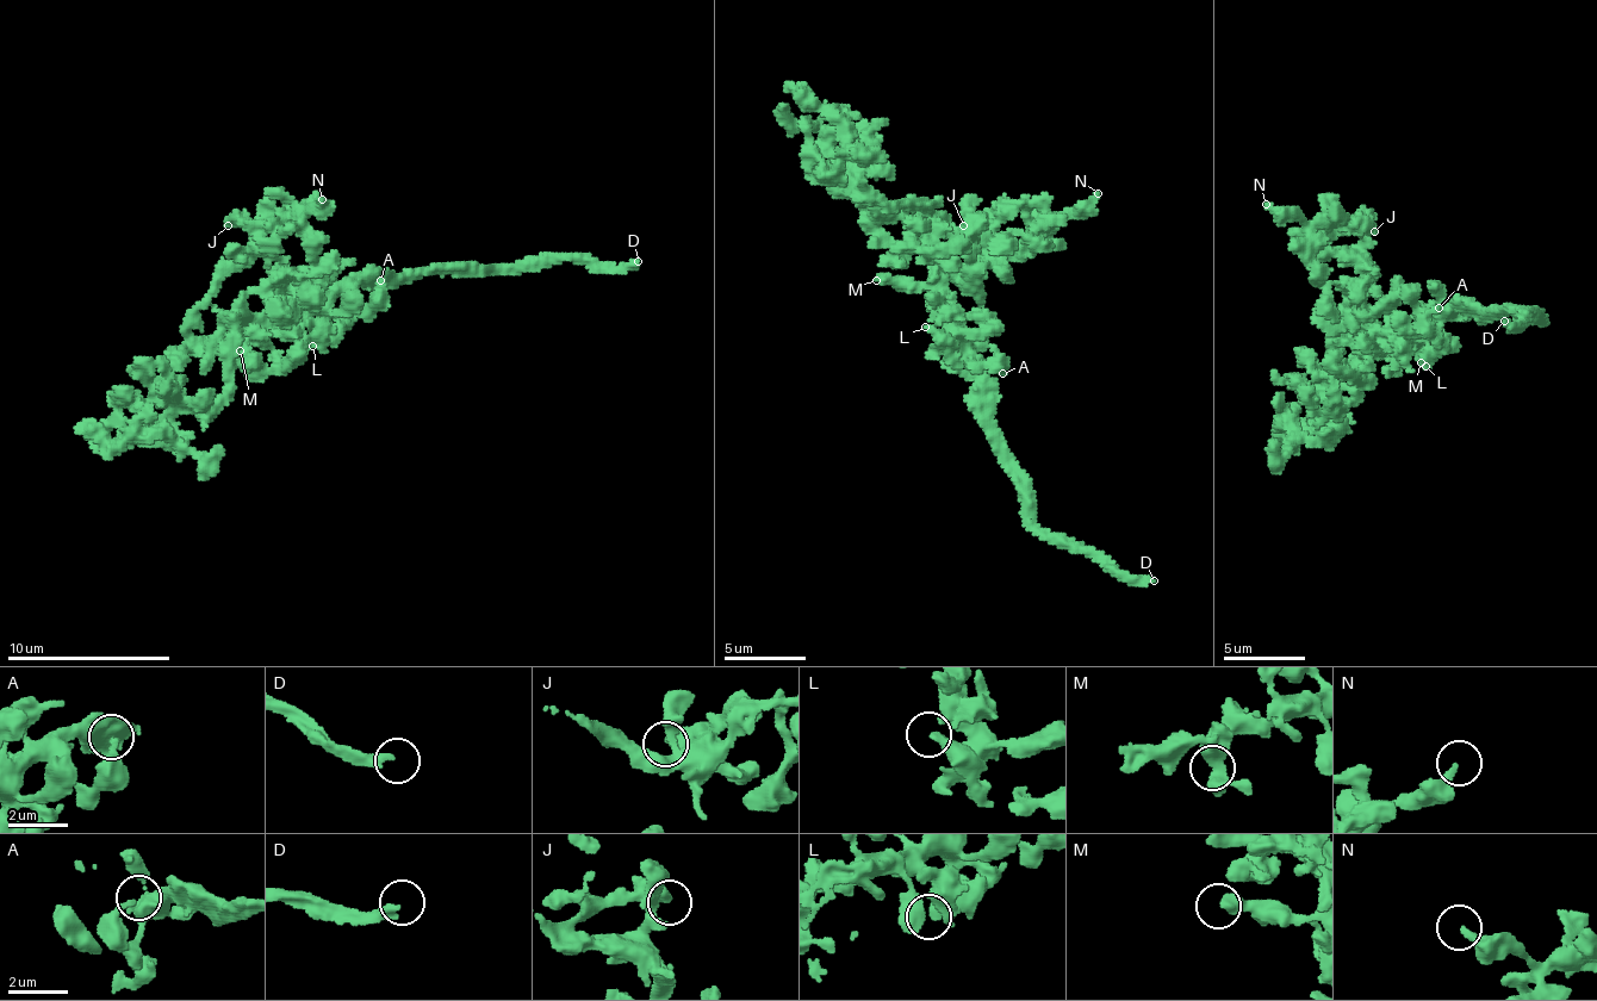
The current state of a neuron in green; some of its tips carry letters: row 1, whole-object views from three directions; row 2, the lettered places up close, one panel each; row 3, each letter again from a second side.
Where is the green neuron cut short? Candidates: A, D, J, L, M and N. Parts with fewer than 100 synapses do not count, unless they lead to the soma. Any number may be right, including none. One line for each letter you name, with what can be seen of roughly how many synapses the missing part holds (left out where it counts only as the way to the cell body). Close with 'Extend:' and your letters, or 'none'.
D: about 950 synapses
Extend: D

